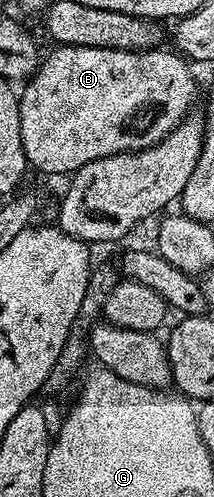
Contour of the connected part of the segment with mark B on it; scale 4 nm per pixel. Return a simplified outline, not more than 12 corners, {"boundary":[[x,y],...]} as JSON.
{"boundary":[[60,46],[20,99],[33,171],[71,176],[189,117],[179,53]]}

